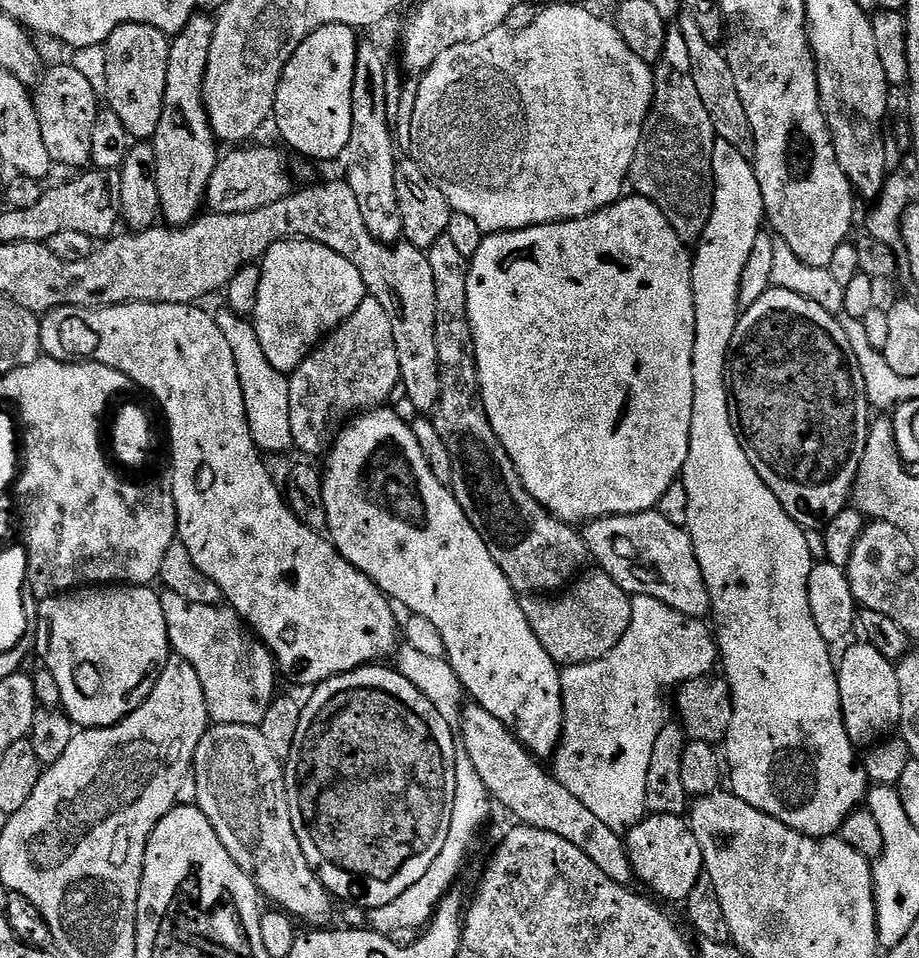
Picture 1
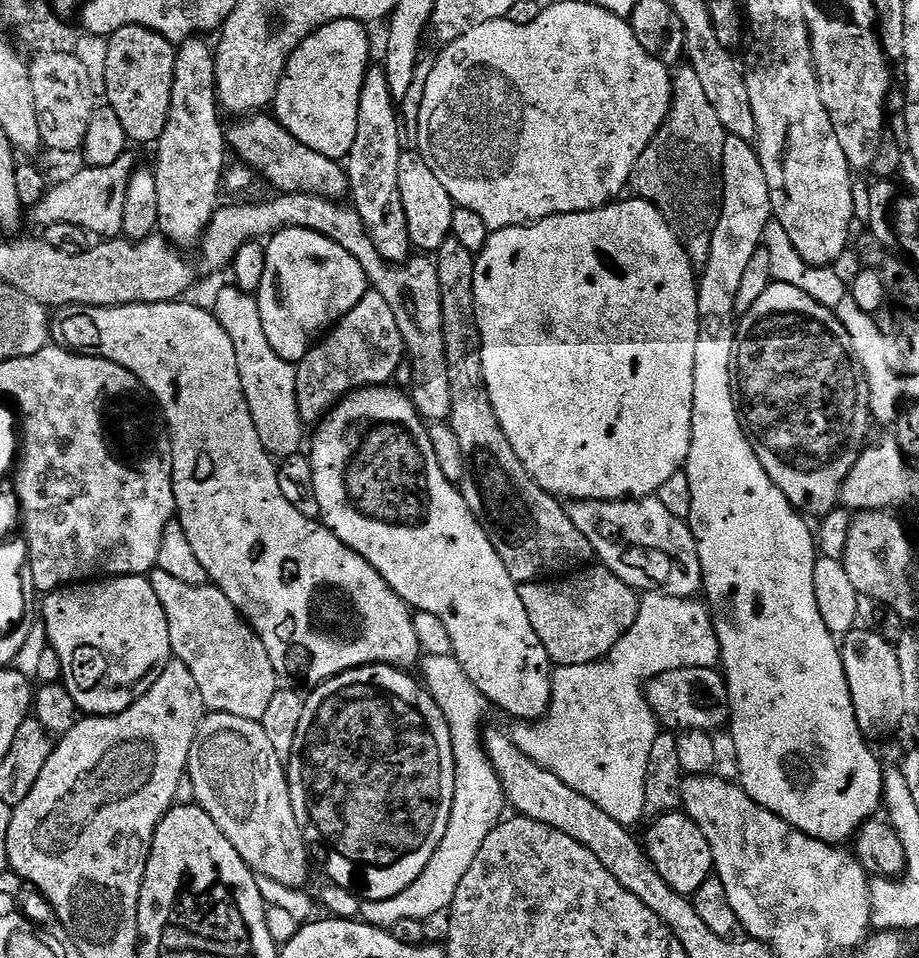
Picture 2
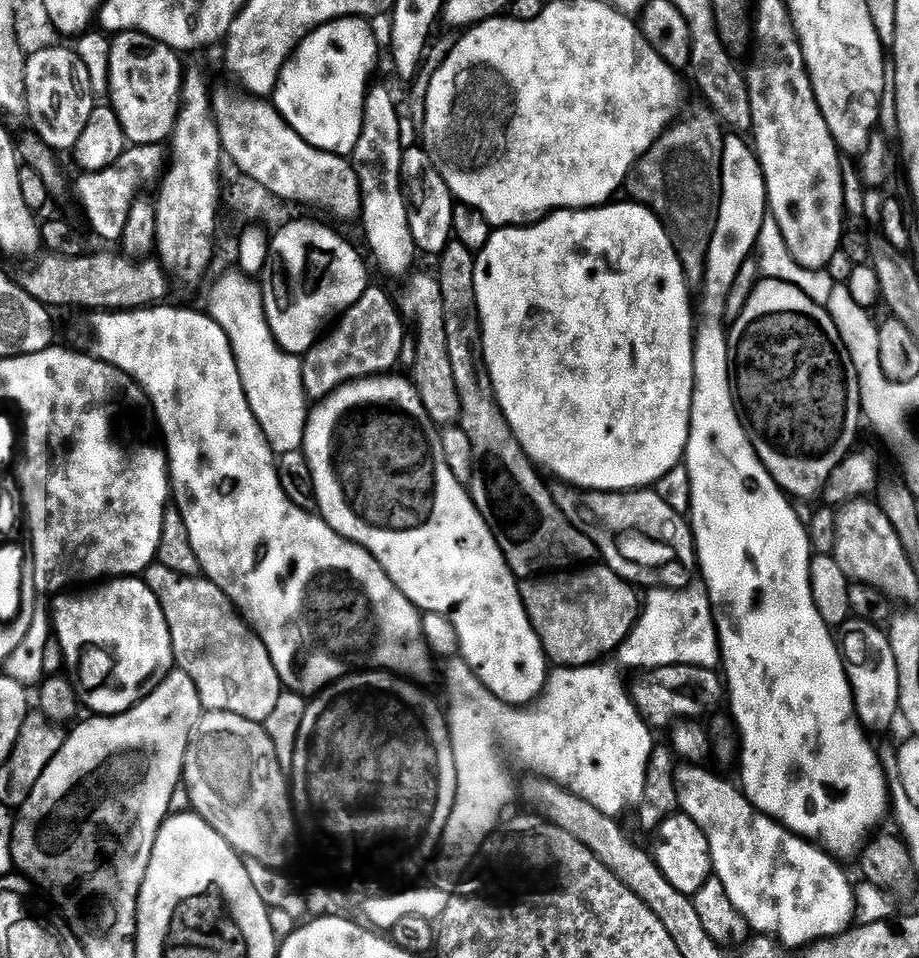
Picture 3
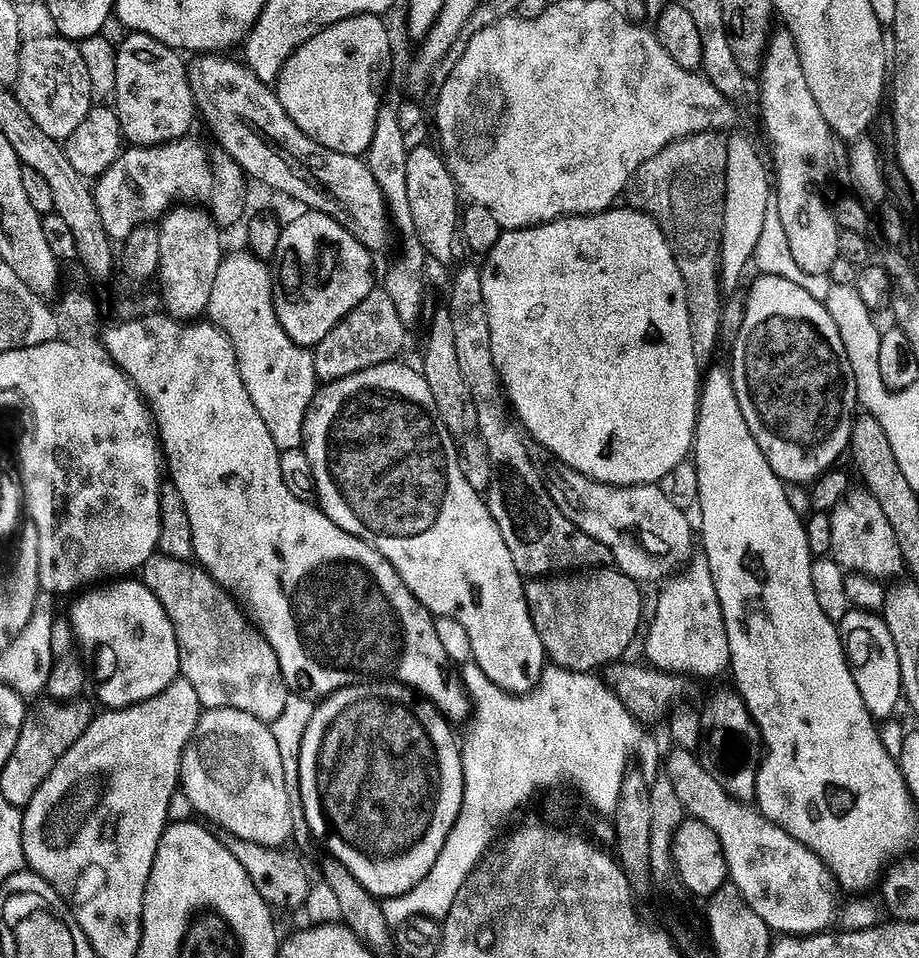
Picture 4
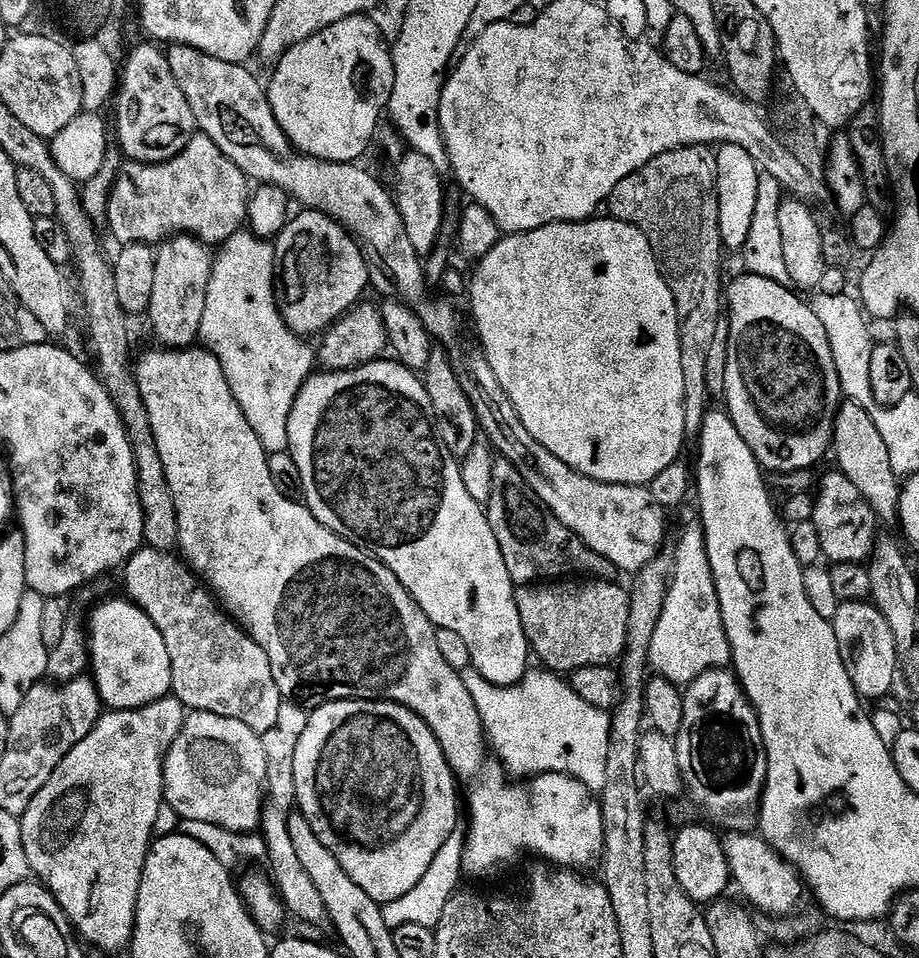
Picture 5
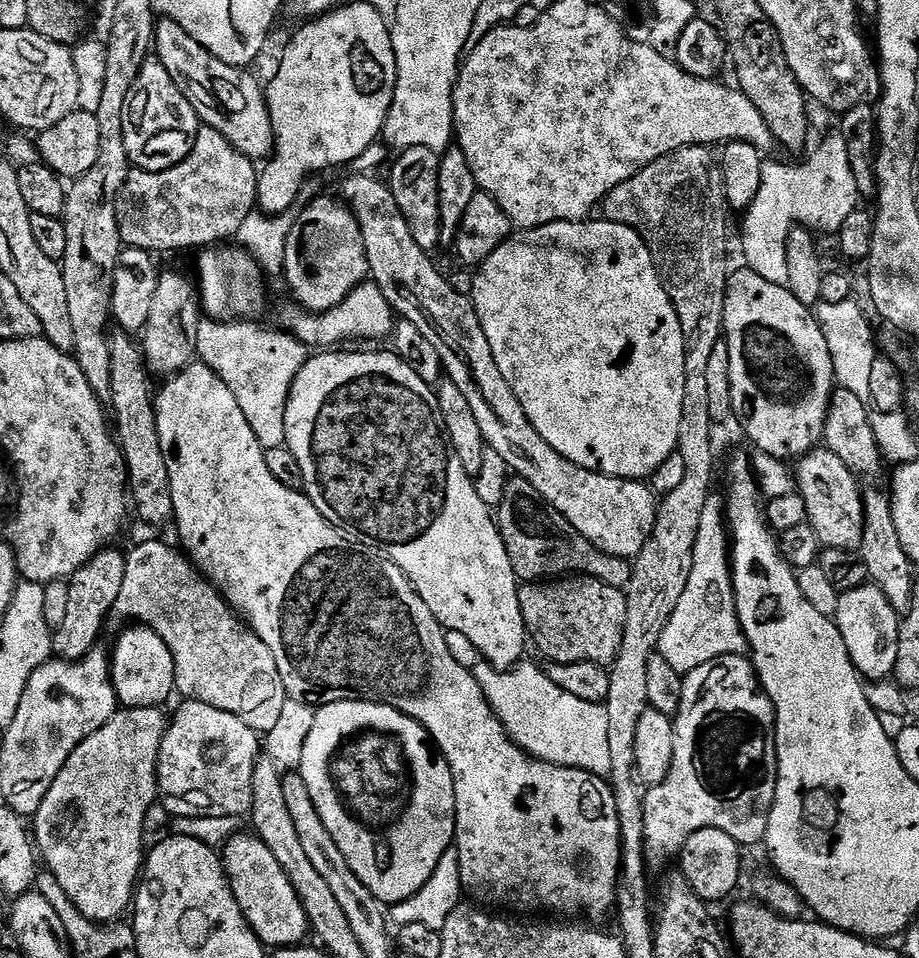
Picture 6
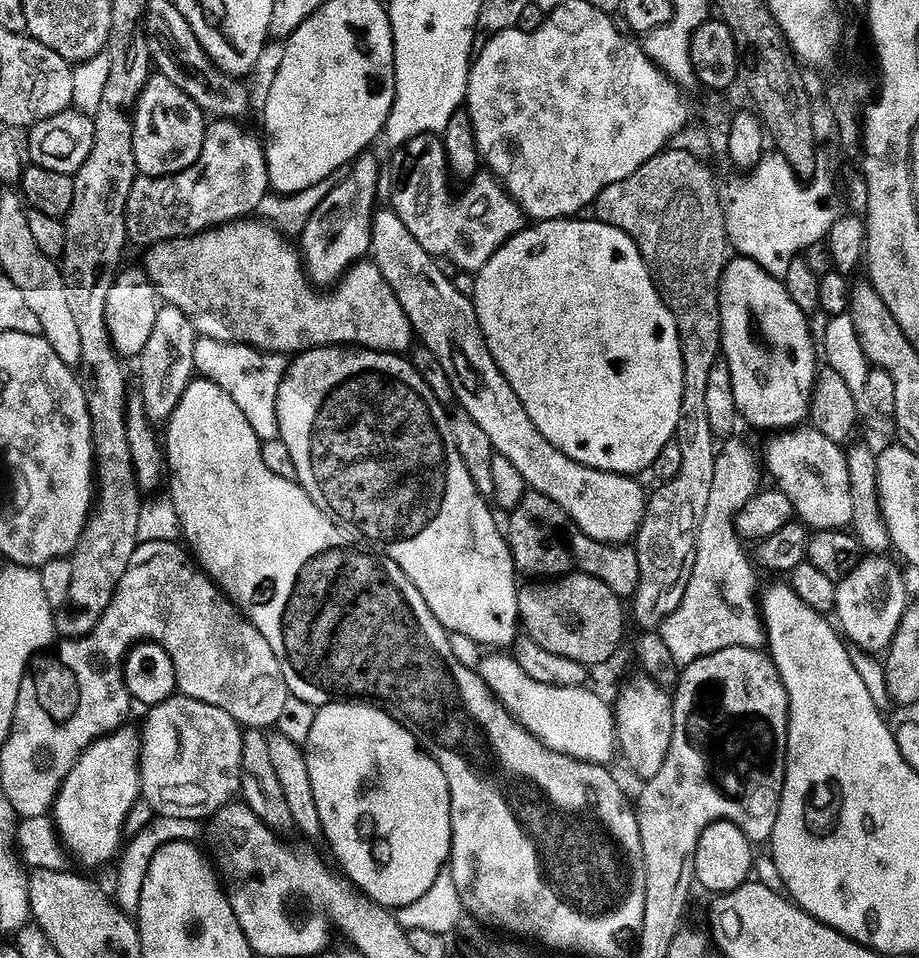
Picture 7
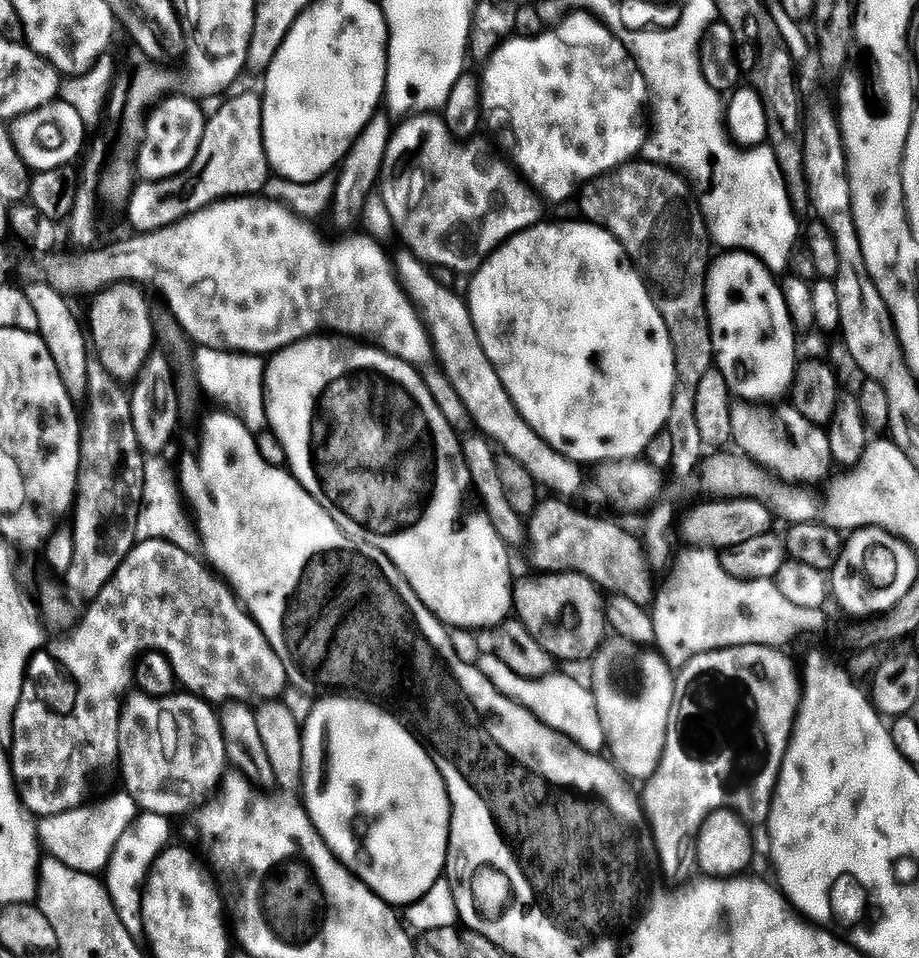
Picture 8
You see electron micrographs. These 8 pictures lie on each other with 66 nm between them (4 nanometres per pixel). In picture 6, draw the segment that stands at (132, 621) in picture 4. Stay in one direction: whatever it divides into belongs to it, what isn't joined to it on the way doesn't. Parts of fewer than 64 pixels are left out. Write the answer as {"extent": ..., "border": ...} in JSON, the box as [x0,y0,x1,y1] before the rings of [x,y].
{"extent":[111,626,178,708],"border":[[[128,626],[116,640],[116,649],[111,649],[112,685],[116,691],[116,699],[125,708],[160,708],[177,691],[178,681],[174,658],[166,646],[162,636],[147,626]]]}

